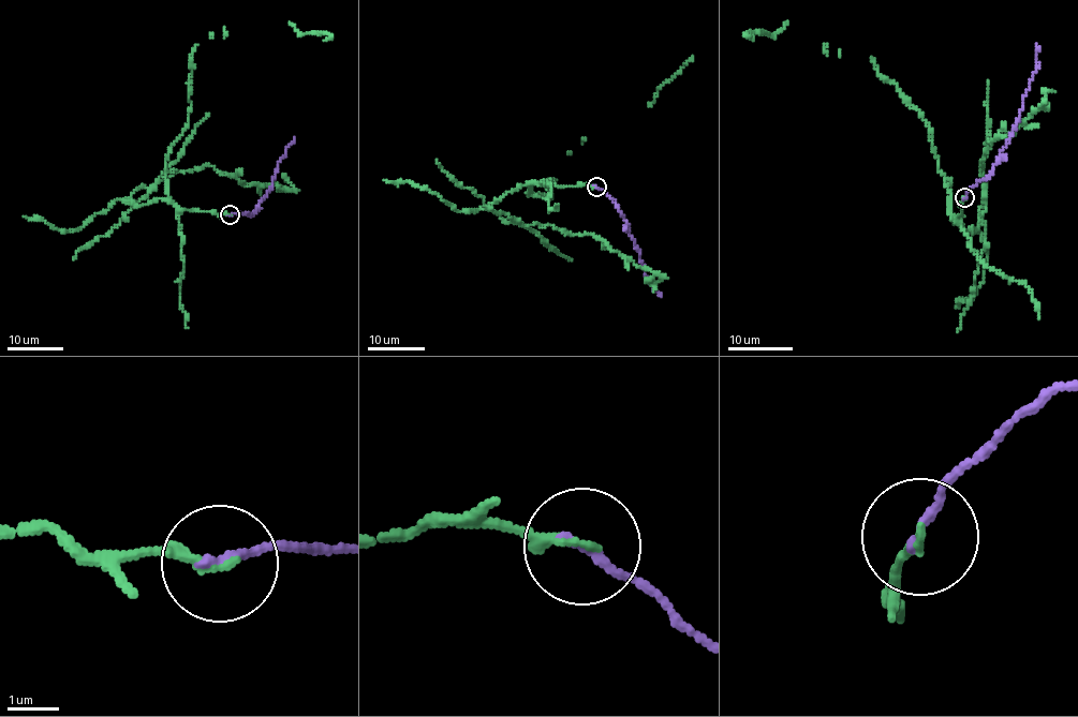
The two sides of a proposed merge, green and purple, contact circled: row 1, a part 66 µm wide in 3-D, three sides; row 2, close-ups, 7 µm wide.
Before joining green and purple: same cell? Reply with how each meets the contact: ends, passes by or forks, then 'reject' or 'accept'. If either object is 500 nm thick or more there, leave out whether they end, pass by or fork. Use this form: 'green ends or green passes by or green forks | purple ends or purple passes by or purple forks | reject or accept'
green ends | purple ends | reject

